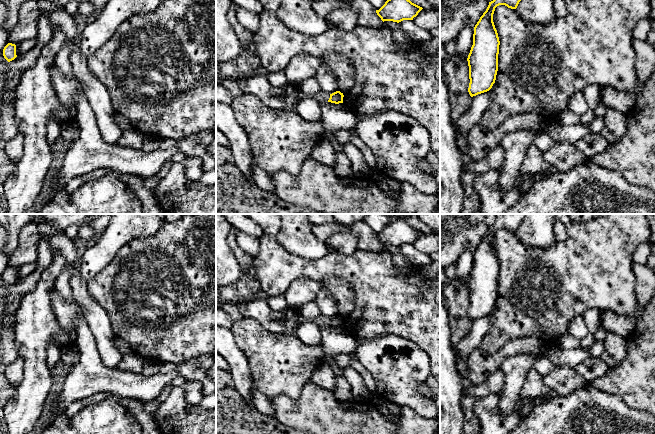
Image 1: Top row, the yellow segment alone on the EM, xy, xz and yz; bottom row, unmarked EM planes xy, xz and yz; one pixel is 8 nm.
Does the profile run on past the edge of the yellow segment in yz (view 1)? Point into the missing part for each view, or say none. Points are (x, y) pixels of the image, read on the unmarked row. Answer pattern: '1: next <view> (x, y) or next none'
1: next none

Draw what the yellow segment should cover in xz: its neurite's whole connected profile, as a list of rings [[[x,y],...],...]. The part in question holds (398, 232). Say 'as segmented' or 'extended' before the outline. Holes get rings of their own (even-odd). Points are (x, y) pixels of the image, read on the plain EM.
as segmented; [[[404,218],[394,219],[376,234],[377,239],[384,245],[401,246],[413,244],[423,232],[412,227]]]

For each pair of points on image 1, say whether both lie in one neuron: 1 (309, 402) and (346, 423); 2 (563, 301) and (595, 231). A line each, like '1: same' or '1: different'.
1: same
2: same

